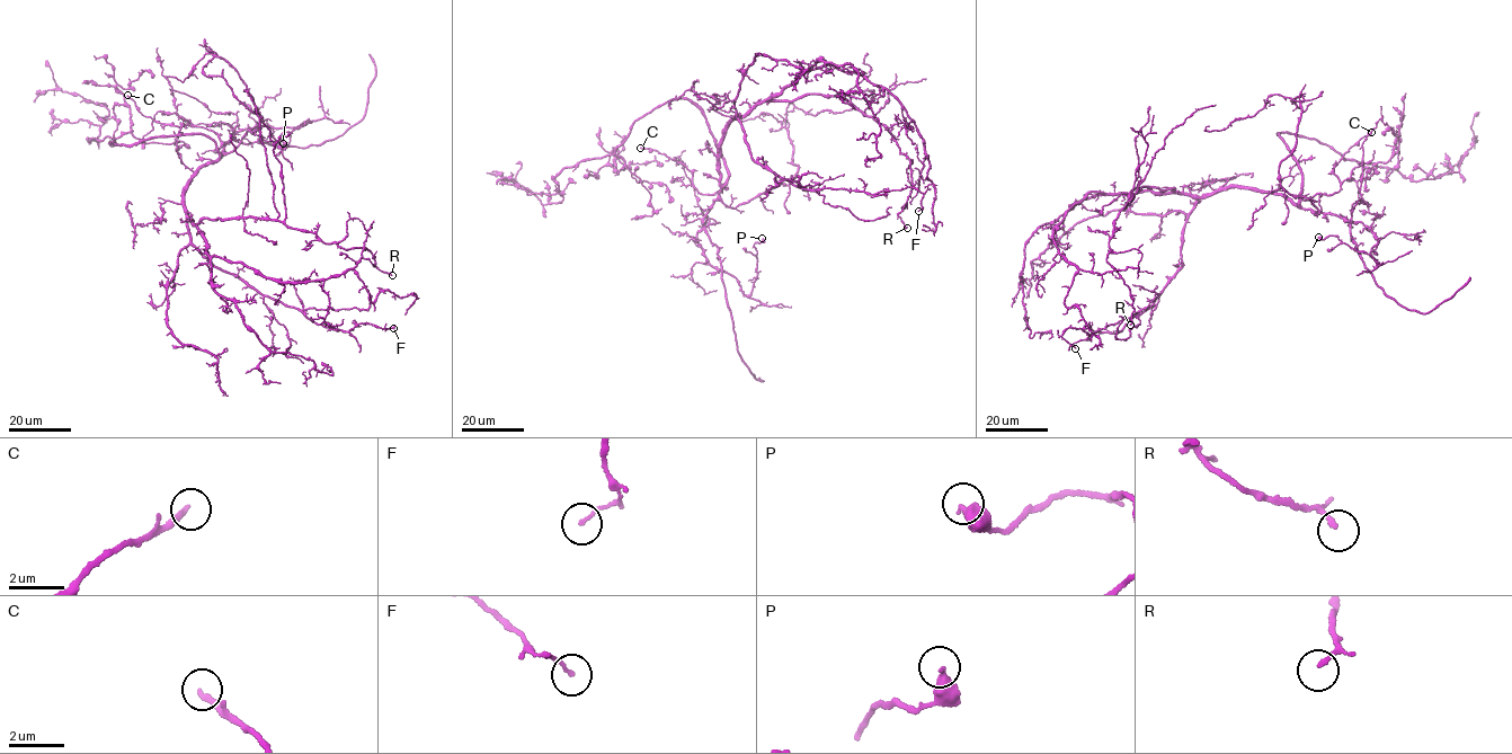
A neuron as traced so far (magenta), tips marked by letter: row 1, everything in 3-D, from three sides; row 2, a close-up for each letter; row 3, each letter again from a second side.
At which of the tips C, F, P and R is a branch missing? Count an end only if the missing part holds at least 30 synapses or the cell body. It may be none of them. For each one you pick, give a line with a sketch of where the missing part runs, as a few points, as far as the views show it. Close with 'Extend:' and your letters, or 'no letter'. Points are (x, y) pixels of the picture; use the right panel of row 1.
Extend: no letter

